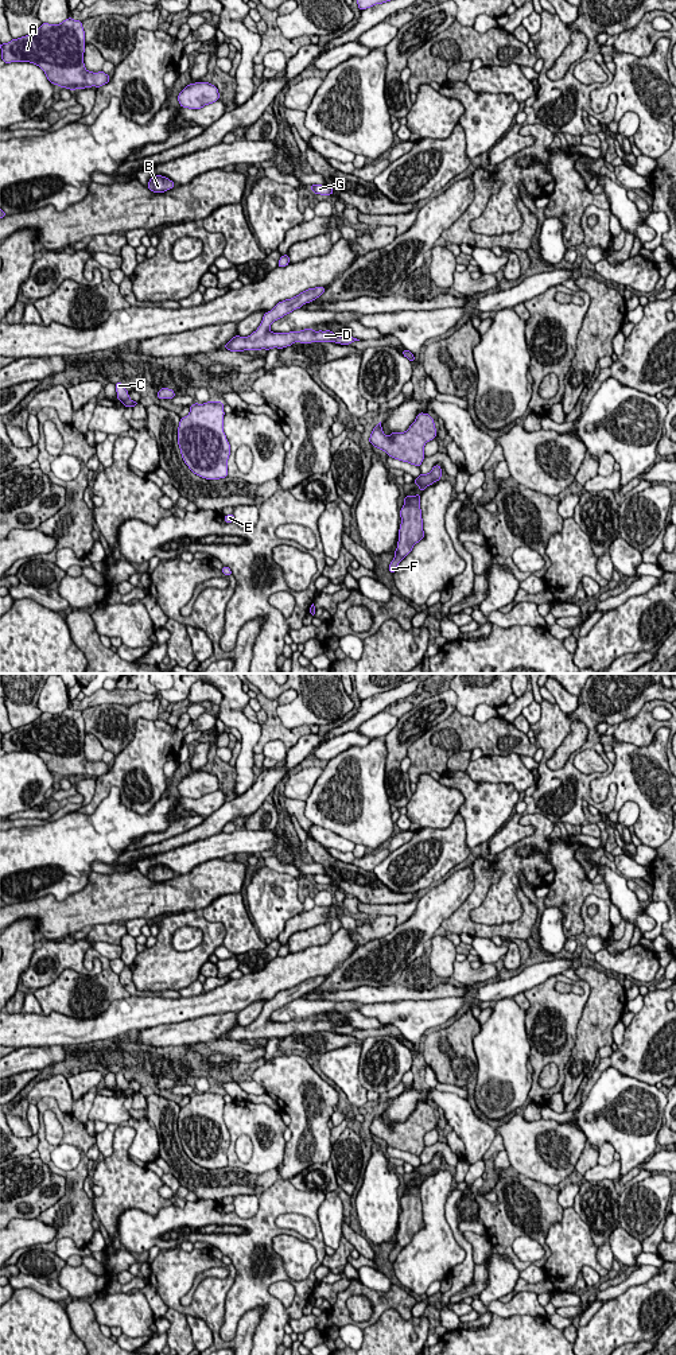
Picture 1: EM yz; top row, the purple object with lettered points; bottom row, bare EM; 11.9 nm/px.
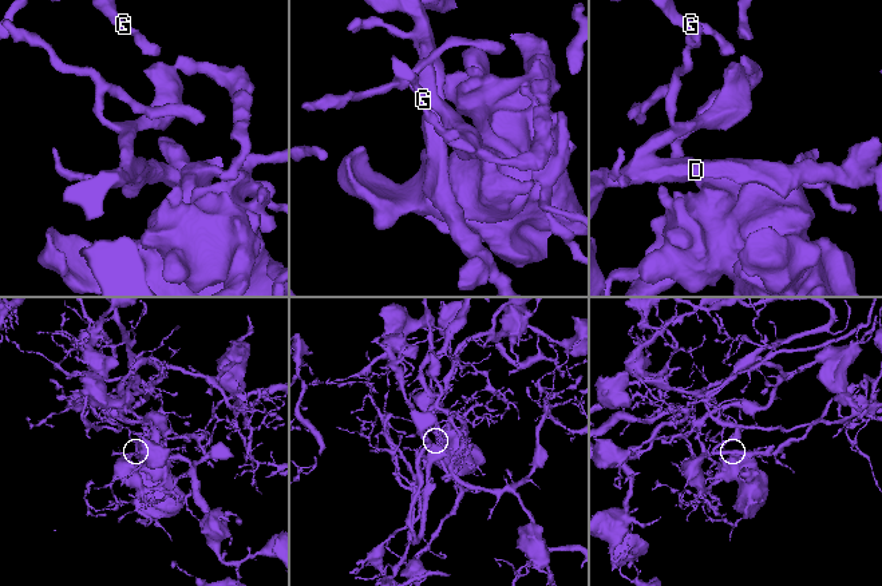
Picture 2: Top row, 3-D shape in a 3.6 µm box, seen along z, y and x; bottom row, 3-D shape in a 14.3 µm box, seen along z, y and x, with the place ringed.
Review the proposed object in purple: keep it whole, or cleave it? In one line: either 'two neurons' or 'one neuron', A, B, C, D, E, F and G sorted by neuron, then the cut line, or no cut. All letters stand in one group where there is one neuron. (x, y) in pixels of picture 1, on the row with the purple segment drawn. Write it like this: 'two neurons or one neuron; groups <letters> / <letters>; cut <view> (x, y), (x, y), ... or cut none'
one neuron; groups A B C D E F G; cut none

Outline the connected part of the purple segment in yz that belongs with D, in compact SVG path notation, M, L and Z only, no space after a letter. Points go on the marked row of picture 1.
M325 287L308 288L299 295L279 302L271 311L265 312L263 321L256 331L248 337L234 335L224 348L230 352L244 352L244 350L269 350L273 348L283 349L291 346L295 342L311 343L311 342L335 342L341 345L349 345L351 342L360 341L349 334L338 337L330 330L314 331L312 329L304 329L300 331L290 333L272 333L269 330L271 325L283 318L284 315L300 308L303 304L310 303L319 298L325 292Z

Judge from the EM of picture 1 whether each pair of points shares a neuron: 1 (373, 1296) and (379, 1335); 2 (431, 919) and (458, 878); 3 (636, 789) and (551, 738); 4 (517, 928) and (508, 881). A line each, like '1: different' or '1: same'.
1: different
2: same
3: different
4: different

